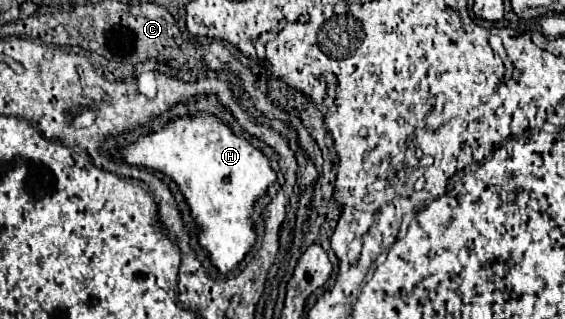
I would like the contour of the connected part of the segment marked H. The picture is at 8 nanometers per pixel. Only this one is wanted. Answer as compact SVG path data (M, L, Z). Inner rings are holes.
M208 114L176 118L160 132L140 136L128 148L114 152L114 156L134 166L160 170L180 186L202 230L198 242L208 250L212 264L222 274L244 260L256 242L250 220L252 204L276 182L276 172L262 152L252 148L242 136L236 136L220 118Z

